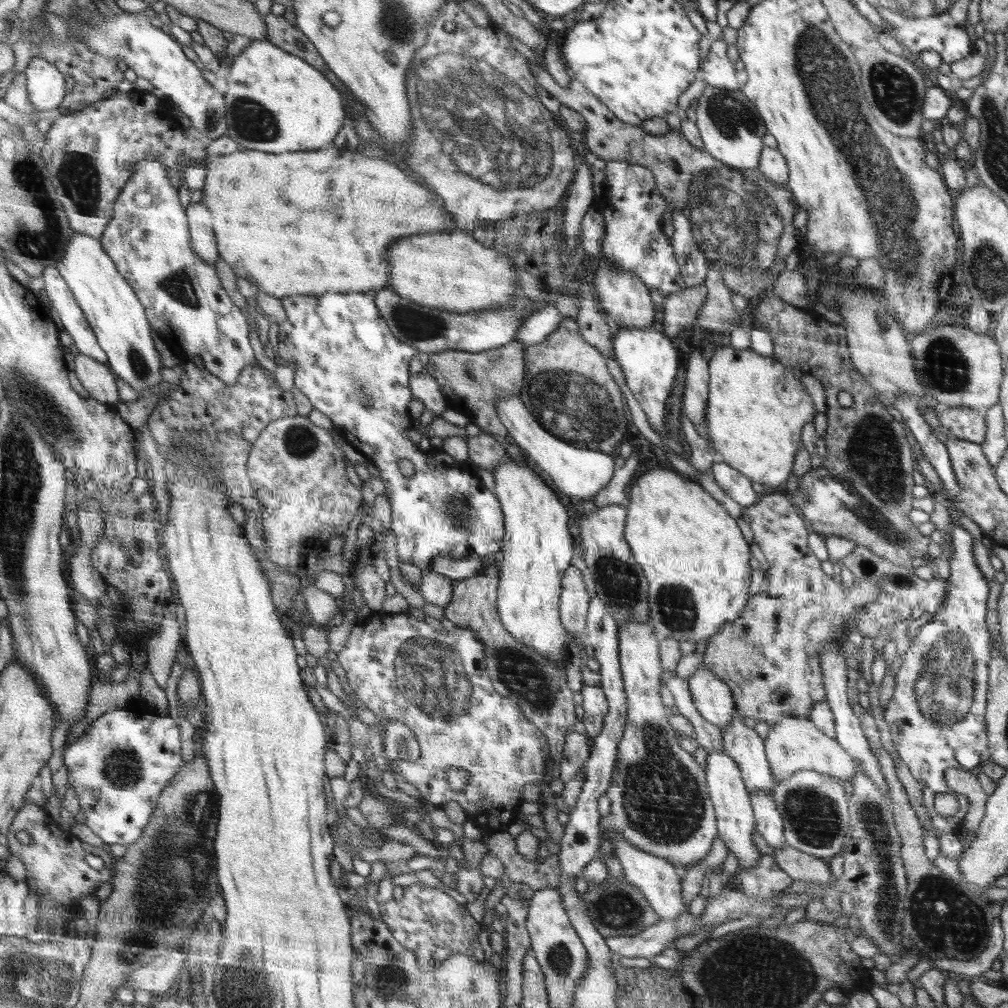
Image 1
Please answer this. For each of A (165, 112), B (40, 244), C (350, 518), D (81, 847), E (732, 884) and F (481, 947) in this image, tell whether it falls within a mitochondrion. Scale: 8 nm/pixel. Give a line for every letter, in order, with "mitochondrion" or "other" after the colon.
A: other
B: mitochondrion
C: other
D: other
E: other
F: other

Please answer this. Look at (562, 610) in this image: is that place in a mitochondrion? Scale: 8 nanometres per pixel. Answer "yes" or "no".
no

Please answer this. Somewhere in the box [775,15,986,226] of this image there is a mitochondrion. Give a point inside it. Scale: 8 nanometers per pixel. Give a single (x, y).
(894, 93)

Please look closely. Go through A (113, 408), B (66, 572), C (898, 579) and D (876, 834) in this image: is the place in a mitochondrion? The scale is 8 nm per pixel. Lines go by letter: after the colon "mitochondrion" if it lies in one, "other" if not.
A: other
B: other
C: mitochondrion
D: mitochondrion

